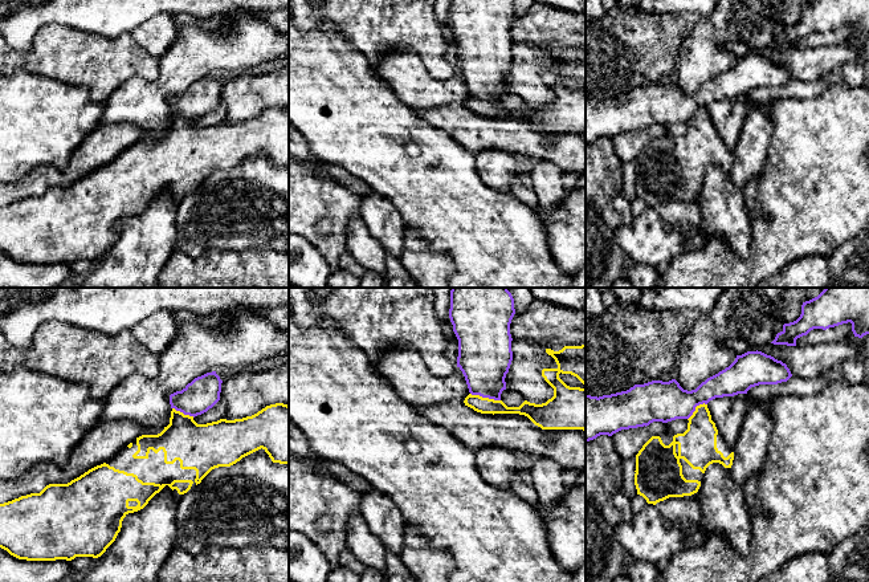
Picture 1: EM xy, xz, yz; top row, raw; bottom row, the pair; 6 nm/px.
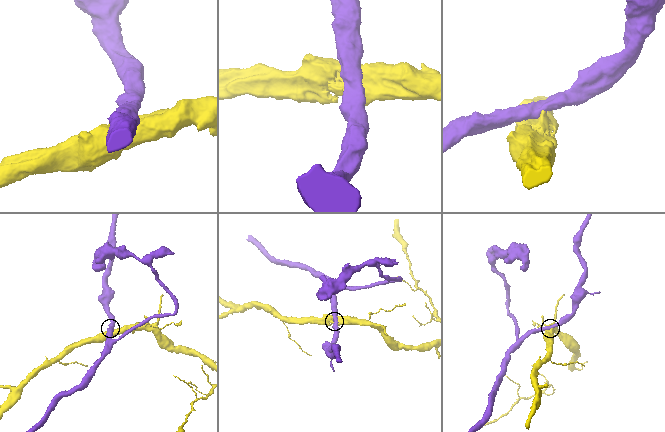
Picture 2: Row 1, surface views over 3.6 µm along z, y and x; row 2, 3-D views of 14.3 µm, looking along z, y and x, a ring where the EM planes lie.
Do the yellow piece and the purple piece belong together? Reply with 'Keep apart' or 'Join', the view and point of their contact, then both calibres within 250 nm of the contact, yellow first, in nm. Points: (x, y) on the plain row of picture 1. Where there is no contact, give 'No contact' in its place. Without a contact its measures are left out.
Keep apart. Touches yellow at xz (485, 101). Thickness 100 nm (yellow) against 320 nm

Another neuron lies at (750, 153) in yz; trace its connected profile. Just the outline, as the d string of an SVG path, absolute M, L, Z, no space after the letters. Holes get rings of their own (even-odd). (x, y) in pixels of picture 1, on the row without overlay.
M748 102L748 113L734 150L734 163L730 171L733 183L741 190L751 179L758 178L767 156L768 143L774 130L770 117L771 102Z

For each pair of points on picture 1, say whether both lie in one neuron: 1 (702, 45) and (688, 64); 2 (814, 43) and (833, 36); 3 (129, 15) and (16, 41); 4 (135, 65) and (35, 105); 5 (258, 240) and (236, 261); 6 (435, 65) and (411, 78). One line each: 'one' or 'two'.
1: one
2: one
3: one
4: two
5: two
6: two

